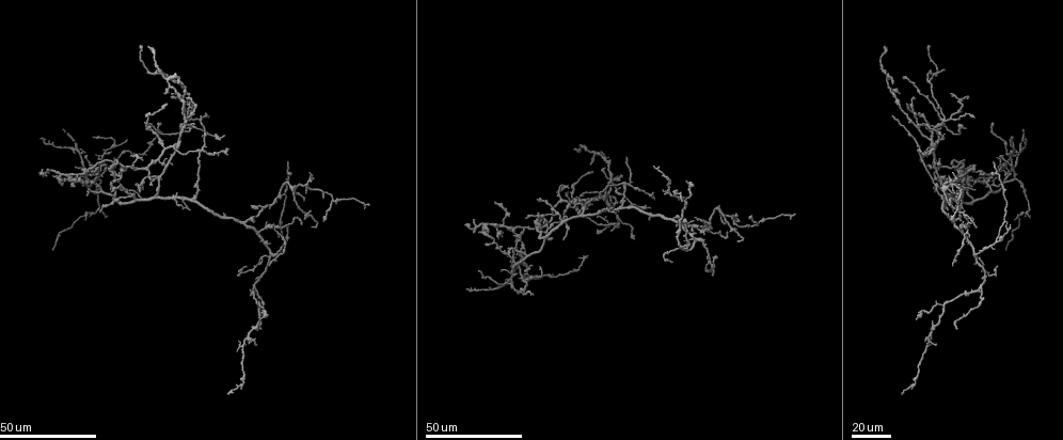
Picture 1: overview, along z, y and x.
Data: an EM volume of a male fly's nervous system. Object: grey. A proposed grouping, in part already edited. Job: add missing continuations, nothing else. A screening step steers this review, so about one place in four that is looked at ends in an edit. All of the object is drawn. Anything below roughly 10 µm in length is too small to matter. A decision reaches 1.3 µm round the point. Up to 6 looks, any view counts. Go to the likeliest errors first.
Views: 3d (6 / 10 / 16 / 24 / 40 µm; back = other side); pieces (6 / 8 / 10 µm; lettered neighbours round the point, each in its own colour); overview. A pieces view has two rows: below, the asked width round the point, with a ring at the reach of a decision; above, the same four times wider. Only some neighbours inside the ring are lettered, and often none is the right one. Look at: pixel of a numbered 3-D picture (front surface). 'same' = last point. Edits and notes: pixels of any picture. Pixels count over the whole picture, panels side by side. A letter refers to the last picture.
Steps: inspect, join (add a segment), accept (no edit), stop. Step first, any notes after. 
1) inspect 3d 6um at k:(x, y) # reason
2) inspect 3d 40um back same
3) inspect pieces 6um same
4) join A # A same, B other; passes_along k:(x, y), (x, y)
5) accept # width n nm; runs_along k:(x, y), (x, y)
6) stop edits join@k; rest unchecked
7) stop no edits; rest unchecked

inspect 3d 24um at 1:(891, 116) # tapers out

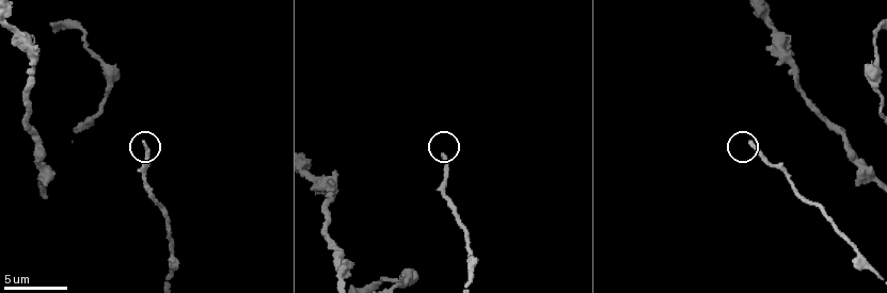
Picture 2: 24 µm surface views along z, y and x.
inspect pieces 8um at 2:(442, 154)

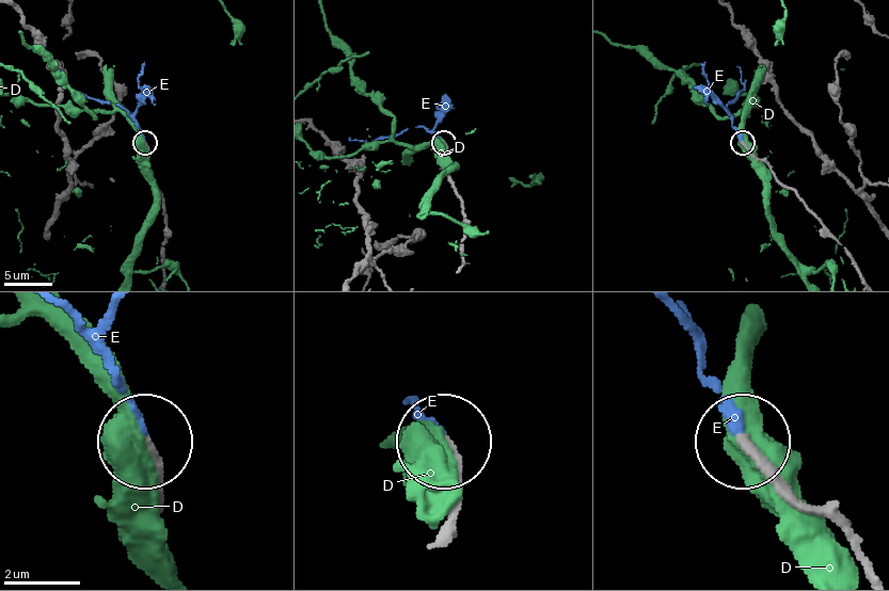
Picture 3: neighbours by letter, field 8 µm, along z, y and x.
join E # D other, E same; passes_along 3:(448, 515), (445, 448), (403, 403); it goes on there

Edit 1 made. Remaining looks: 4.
inspect overview

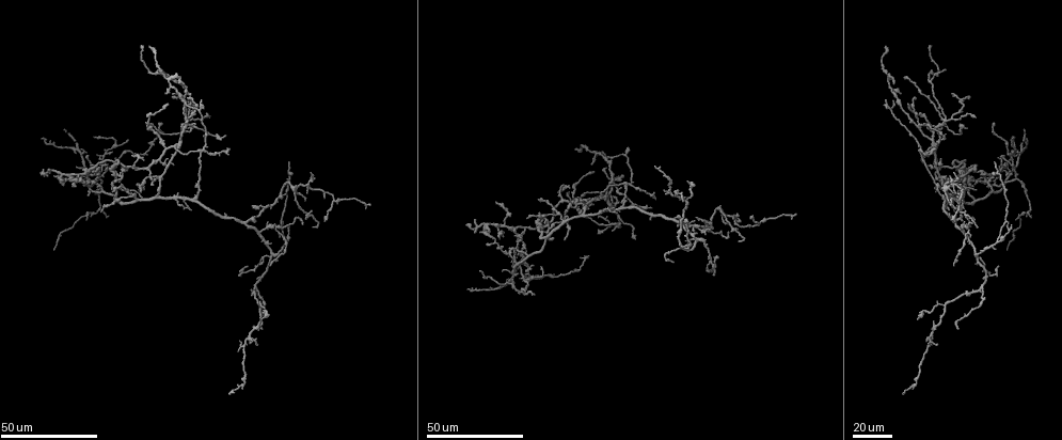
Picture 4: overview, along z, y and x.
inspect 3d 40um at 4:(936, 343) # an open end

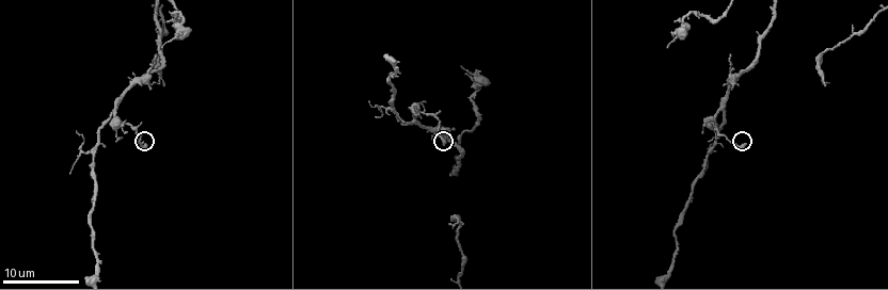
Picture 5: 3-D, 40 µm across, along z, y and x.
inspect pieces 10um at 5:(146, 142) # what lies round it

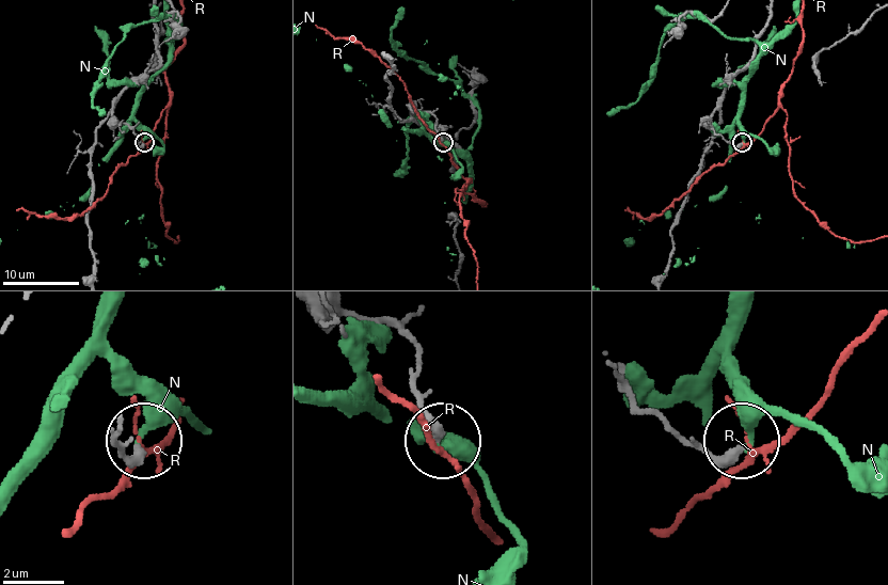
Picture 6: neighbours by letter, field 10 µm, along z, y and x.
accept # N other, R other; runs_along 6:(367, 316), (390, 323), (415, 354), (415, 385), (435, 436); no lettered segment goes on from it

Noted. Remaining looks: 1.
stop edits join@3; rest unchecked

